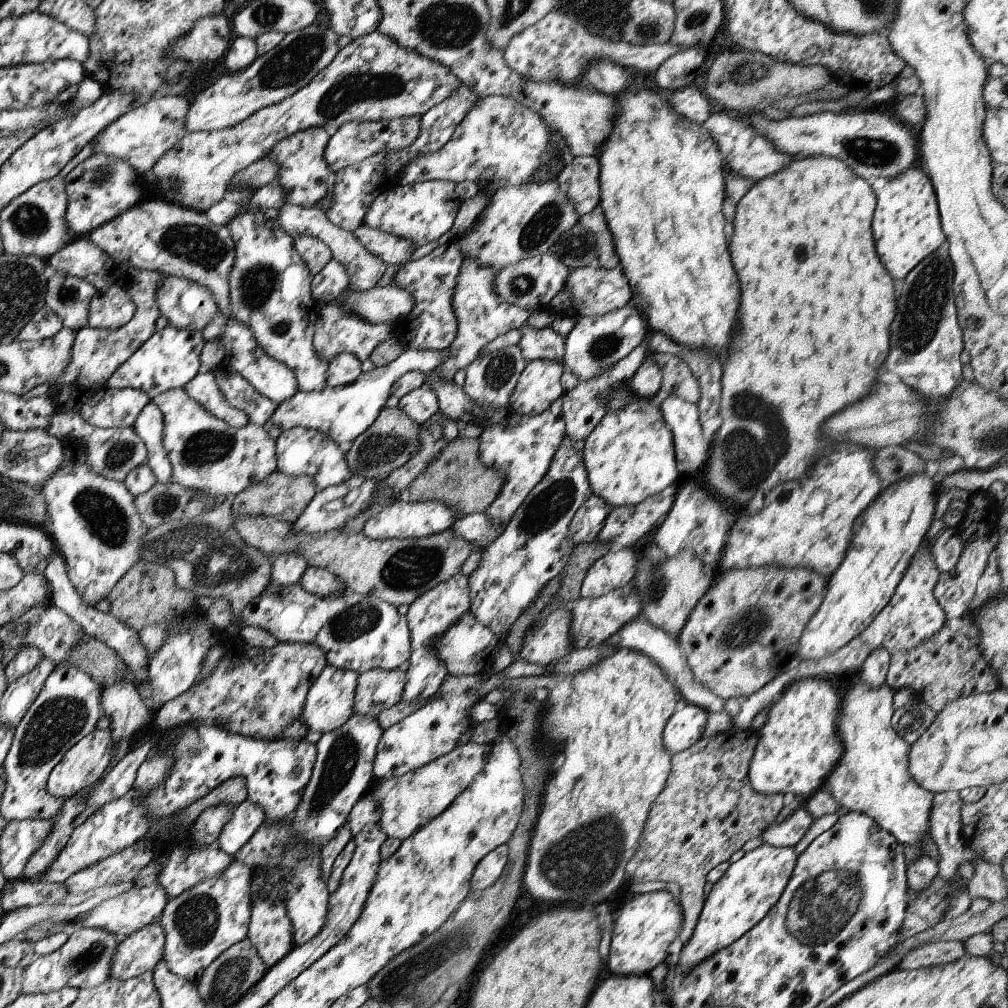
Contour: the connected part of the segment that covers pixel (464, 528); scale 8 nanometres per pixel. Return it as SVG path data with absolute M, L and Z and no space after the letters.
M470 513L458 517L449 528L455 535L461 536L464 540L476 544L479 550L485 549L500 534L497 532L499 525L492 523L484 513Z

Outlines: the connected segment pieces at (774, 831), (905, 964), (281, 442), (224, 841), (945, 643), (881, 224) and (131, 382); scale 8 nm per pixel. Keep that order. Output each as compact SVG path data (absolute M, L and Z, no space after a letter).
M802 804L786 820L770 824L762 832L761 838L764 843L771 844L775 847L795 847L804 834L806 834L812 822L815 822L815 819Z
M944 941L922 945L901 958L895 968L902 970L919 969L954 962L966 956L966 948L962 941Z
M296 427L282 431L275 440L275 447L277 470L282 471L284 476L311 476L318 491L343 483L345 481L344 477L350 472L346 460L346 446L339 445L319 430Z
M247 798L235 808L230 822L224 825L217 846L234 858L264 821L263 808Z
M946 623L938 630L938 634L934 634L920 646L891 656L886 678L886 684L892 690L912 688L915 697L920 698L936 714L958 698L992 693L1000 688L997 675L993 674L993 670L981 656L979 646L972 644L968 636L954 632L948 625Z
M910 167L894 179L876 179L872 188L877 196L872 223L877 253L894 280L905 280L910 270L946 241L934 185L924 170Z
M168 325L156 331L124 364L121 364L107 380L106 386L113 389L140 389L151 399L167 390L183 387L198 373L200 353L205 342L200 331Z

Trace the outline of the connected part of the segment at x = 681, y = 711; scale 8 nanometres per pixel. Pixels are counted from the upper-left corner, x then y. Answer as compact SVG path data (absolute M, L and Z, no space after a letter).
M680 699L677 709L663 731L666 750L674 755L698 742L702 738L709 715L702 708Z

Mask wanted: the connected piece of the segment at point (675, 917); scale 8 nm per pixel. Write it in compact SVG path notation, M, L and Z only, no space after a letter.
M667 890L634 896L633 900L621 907L615 920L605 965L615 975L648 975L655 966L666 962L668 947L676 938L682 918L681 905L674 902L672 894Z

